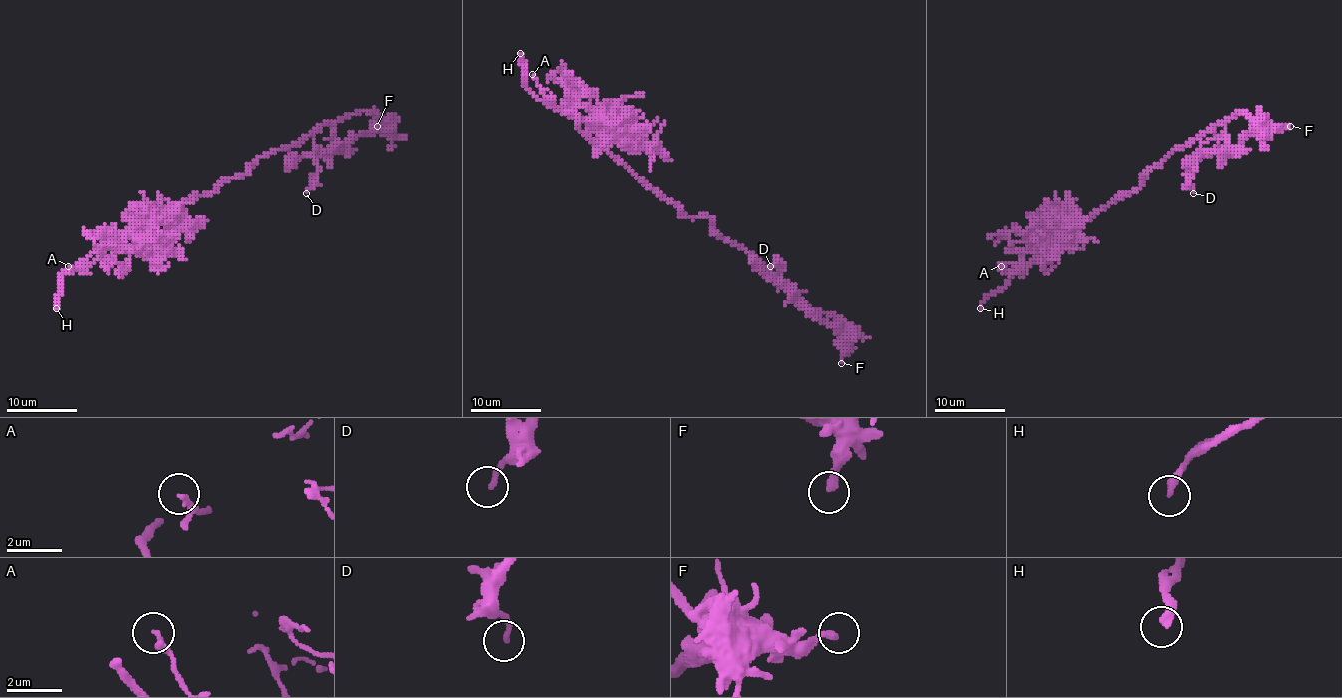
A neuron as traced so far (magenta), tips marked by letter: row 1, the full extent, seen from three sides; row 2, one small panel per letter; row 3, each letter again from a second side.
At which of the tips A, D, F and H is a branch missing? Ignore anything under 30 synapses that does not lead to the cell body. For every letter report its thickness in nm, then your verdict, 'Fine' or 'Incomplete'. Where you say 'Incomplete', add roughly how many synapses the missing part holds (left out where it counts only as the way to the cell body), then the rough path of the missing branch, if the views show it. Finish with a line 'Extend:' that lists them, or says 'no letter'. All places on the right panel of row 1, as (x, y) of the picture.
A: Thickness 150 nm. Fine
D: Thickness 190 nm. Fine
F: Thickness 280 nm. Fine
H: Thickness 280 nm. Incomplete. Course of what is missing: (980, 308), (971, 338), (975, 342), (975, 320), (966, 299), (968, 322), (1012, 375), (1015, 397)
Extend: H

